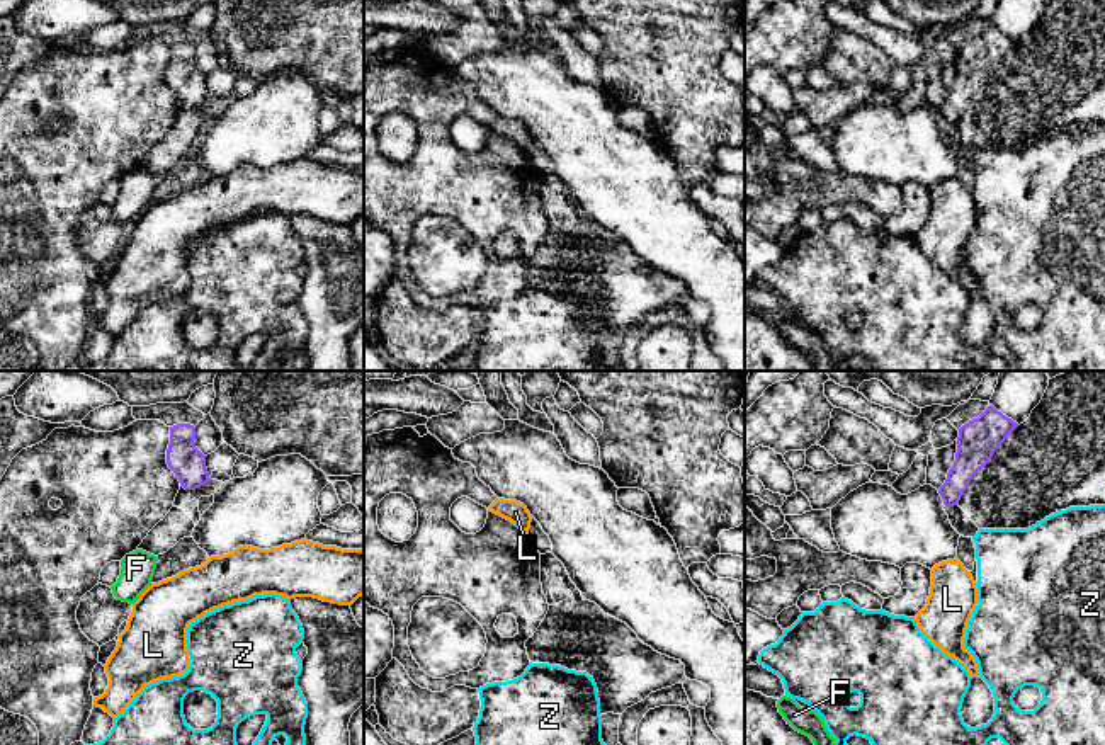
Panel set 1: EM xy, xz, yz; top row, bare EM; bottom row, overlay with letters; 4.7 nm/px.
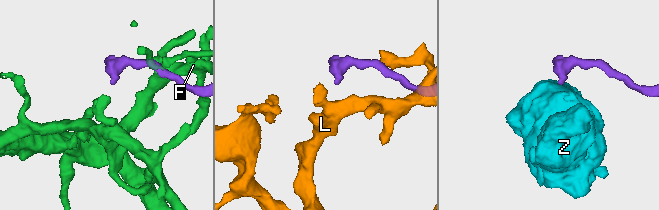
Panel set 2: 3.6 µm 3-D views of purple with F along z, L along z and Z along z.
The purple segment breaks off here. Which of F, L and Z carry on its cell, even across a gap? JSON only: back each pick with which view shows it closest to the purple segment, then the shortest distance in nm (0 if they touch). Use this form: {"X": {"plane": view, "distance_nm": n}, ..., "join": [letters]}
{"join": []}

